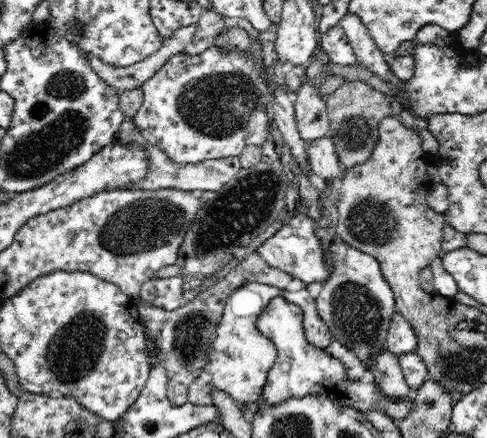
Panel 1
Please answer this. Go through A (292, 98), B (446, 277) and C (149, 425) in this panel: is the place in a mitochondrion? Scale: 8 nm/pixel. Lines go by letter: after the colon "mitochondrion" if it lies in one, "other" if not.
A: other
B: other
C: mitochondrion

